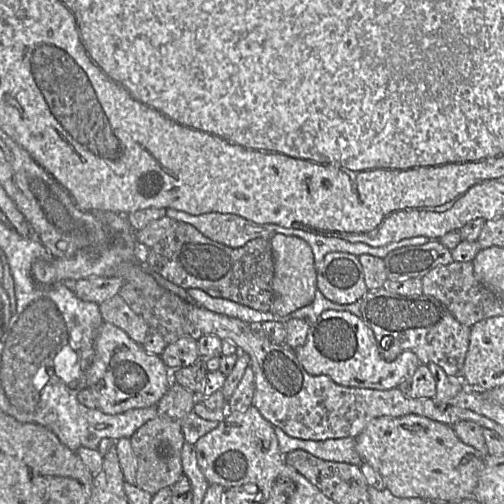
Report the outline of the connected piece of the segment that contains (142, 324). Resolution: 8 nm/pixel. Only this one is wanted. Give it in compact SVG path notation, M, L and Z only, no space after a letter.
M118 294L99 304L99 310L104 322L122 329L134 342L144 345L150 327Z

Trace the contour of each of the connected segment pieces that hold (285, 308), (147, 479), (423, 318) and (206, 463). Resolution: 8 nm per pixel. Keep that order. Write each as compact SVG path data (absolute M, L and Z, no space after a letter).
M275 234L269 239L274 258L272 289L274 301L272 312L286 316L297 309L309 305L317 292L317 269L310 245L297 236Z
M172 383L156 404L156 417L142 425L130 437L137 460L136 485L151 495L163 488L173 487L183 476L181 456L185 439L181 430L181 419L193 411L197 398L193 392Z
M378 288L368 290L359 301L360 318L372 330L386 361L393 361L400 353L409 350L417 355L421 364L435 363L449 376L463 376L470 327L459 323L439 300L424 294L405 296Z
M253 405L244 410L229 413L215 429L198 439L194 449L197 464L210 484L219 484L226 489L254 484L258 489L258 498L253 501L256 503L263 503L269 498L273 483L285 464L284 455L279 450L274 426Z

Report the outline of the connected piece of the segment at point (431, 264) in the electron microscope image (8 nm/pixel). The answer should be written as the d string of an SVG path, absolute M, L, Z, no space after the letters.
M438 239L420 245L403 246L383 258L388 280L422 278L437 266L453 262L451 250Z

